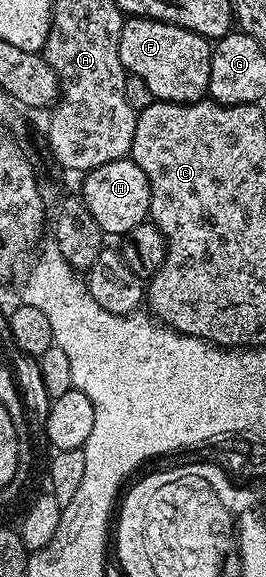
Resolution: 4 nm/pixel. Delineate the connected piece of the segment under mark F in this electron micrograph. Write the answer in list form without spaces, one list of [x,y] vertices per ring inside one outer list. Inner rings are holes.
[[[146,16],[124,19],[119,43],[121,62],[130,75],[144,80],[156,101],[191,104],[195,100],[204,99],[209,82],[211,50],[212,45],[207,37],[176,24],[148,20]]]

